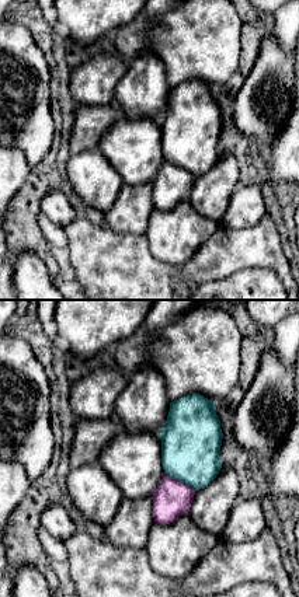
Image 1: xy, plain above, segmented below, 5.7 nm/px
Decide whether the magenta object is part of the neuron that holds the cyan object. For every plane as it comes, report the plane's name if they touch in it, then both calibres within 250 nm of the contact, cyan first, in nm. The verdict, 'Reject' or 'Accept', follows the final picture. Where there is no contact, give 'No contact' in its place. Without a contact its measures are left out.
Touches cyan in xy. Thickness 340 nm (cyan) against 200 nm

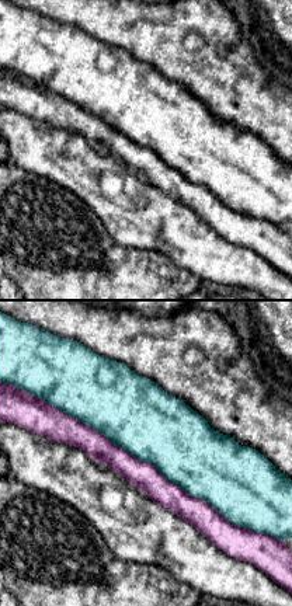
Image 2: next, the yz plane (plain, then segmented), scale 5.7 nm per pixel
Touches cyan in yz. Thickness 420 nm (cyan) against 160 nm

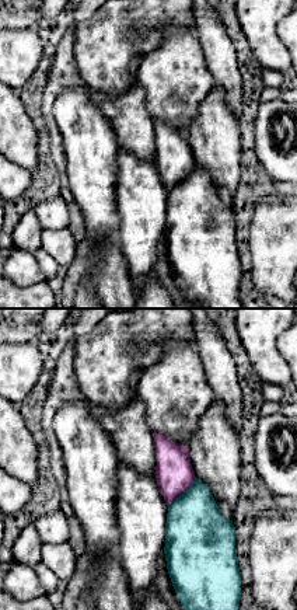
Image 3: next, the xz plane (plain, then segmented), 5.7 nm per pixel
Touches cyan in xz. Thickness 360 nm (cyan) against 220 nm

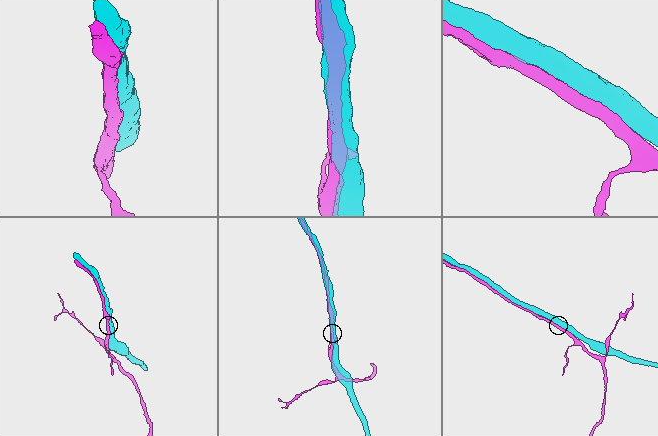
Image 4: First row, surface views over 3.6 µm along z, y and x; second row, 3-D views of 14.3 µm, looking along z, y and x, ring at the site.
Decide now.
Reject

